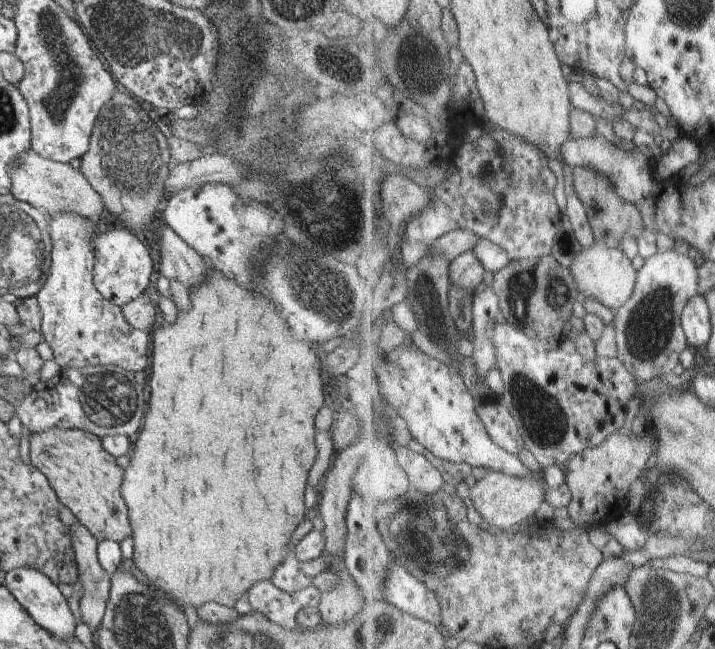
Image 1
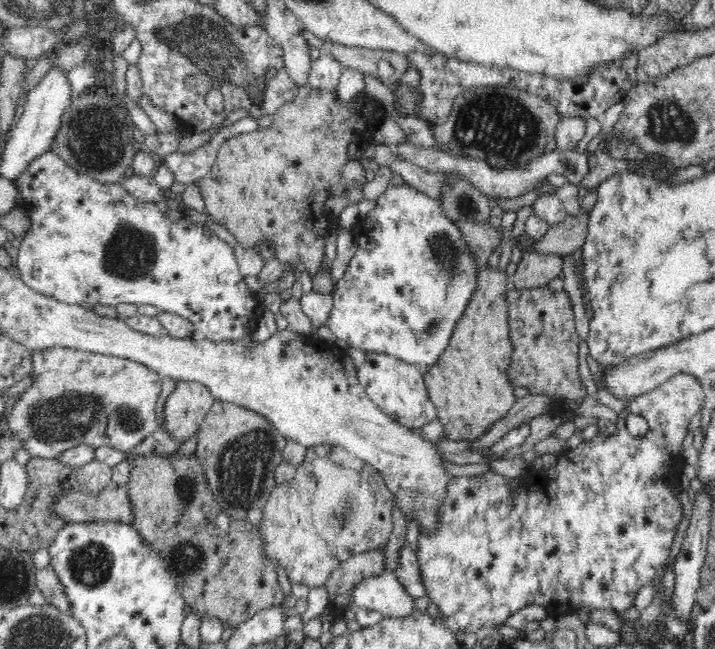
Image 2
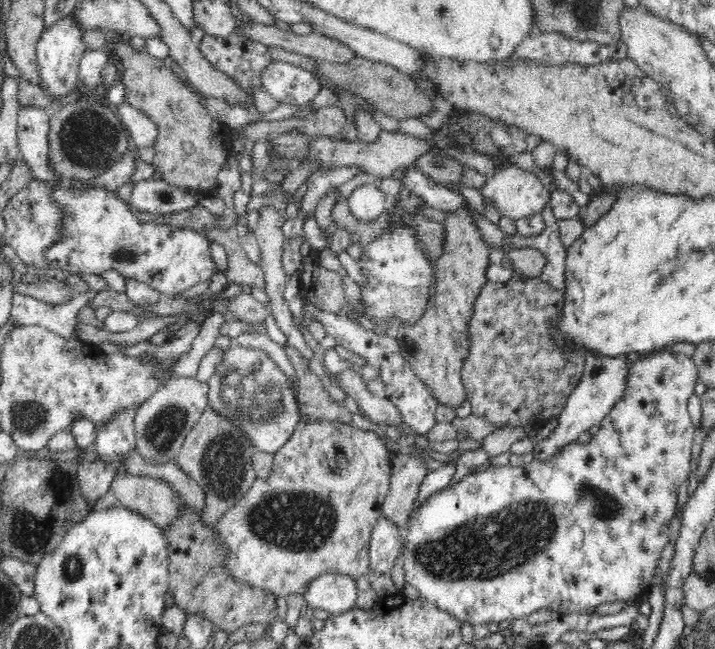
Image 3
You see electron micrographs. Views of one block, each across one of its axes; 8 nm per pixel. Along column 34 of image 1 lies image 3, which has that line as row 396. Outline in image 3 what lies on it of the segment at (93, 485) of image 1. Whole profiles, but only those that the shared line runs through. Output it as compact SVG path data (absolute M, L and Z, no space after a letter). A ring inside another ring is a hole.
M466 202L456 212L446 212L444 225L444 250L438 260L432 261L434 284L430 286L431 298L423 316L414 325L403 325L395 332L404 358L413 364L413 370L444 407L458 408L466 400L466 387L462 382L464 360L470 353L469 323L473 307L486 284L489 245L485 243Z

